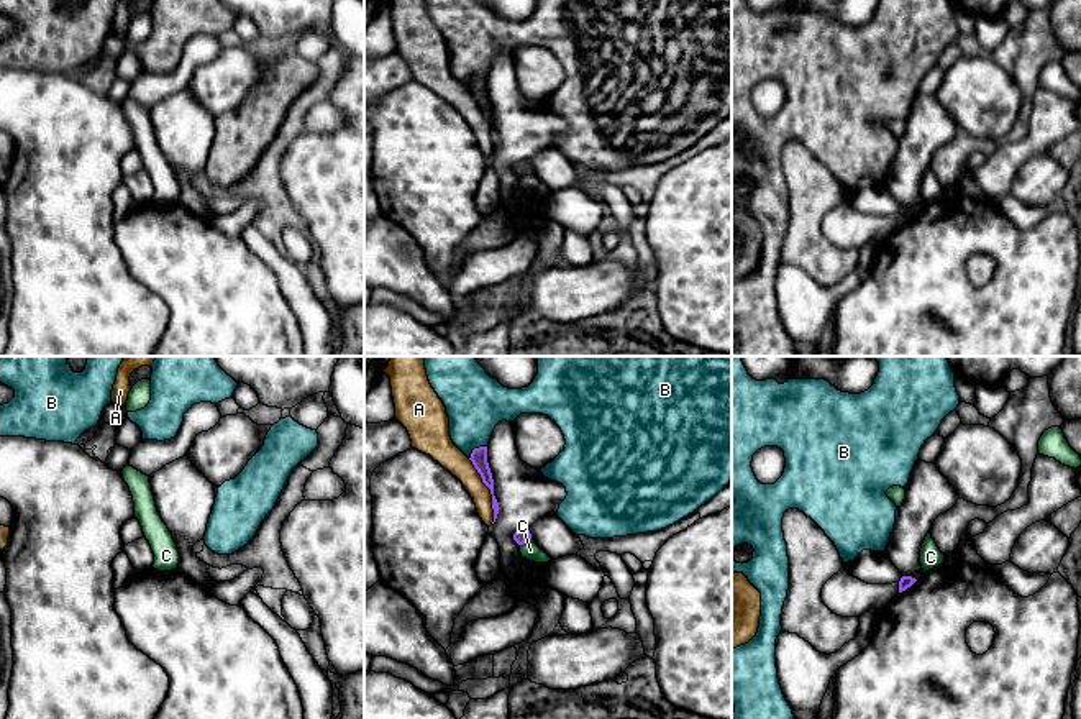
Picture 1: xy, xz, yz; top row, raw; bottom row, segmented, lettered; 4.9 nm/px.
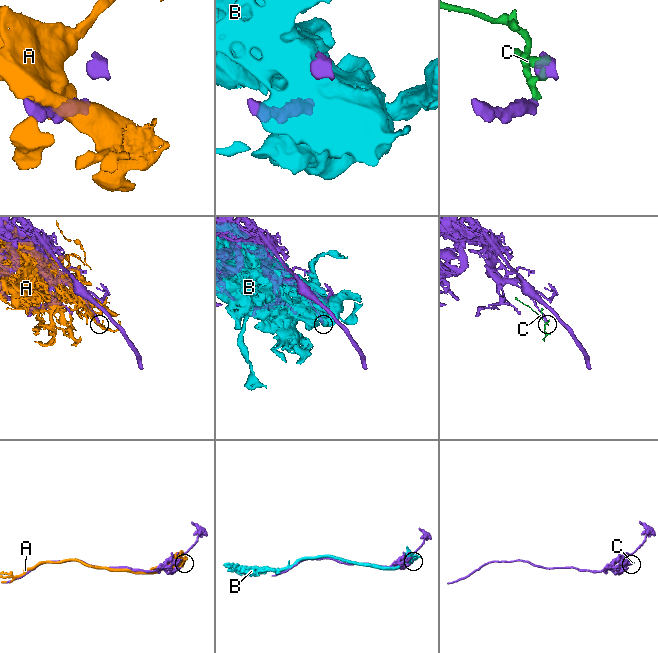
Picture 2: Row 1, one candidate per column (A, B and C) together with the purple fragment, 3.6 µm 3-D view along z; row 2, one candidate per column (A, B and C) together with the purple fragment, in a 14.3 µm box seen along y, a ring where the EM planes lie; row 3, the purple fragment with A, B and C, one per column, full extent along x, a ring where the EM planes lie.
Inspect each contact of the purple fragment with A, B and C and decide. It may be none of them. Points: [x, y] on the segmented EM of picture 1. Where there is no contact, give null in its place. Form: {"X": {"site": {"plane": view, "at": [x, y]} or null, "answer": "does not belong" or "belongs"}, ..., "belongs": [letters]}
{"A": {"site": {"plane": "xz", "at": [491, 491]}, "answer": "does not belong"}, "B": {"site": {"plane": "xz", "at": [474, 448]}, "answer": "does not belong"}, "C": {"site": {"plane": "xz", "at": [525, 540]}, "answer": "does not belong"}, "belongs": []}

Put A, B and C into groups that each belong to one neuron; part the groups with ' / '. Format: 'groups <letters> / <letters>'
groups A / B / C

